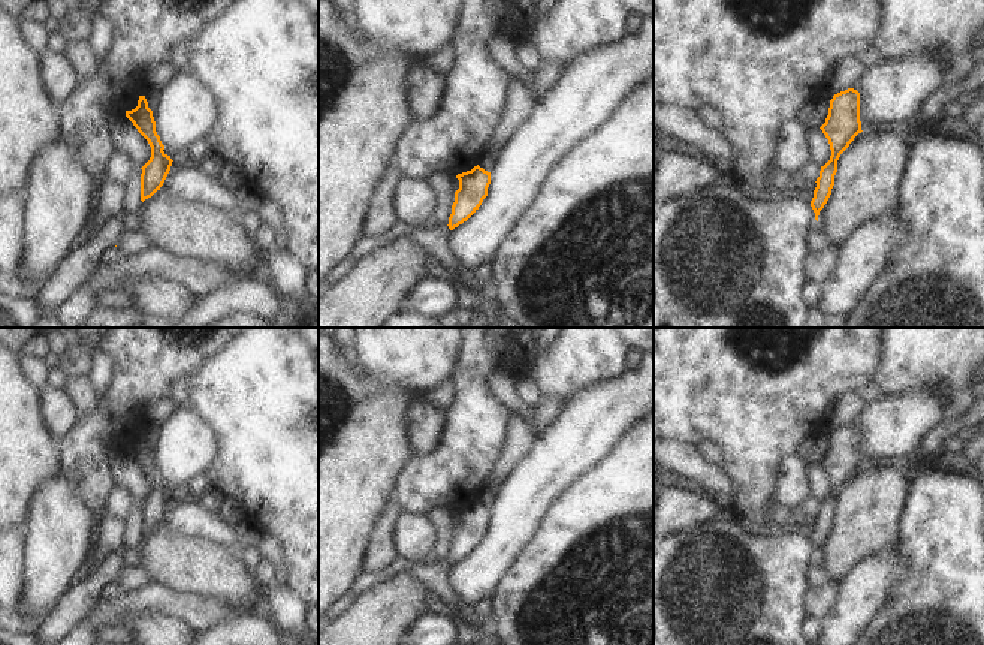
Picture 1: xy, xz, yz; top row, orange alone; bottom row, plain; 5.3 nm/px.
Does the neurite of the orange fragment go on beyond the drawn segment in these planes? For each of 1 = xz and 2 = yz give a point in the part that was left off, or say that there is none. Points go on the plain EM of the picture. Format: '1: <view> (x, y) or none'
1: none
2: none

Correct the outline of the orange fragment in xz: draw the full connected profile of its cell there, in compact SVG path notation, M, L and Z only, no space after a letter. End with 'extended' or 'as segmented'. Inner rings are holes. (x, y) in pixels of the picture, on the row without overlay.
M477 500L471 506L458 509L456 513L459 515L459 524L455 527L455 537L449 552L447 561L450 566L467 557L479 545L488 531L491 507Z; as segmented

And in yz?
M848 424L834 430L830 435L825 458L820 464L828 474L831 491L830 495L821 501L820 512L815 516L817 522L814 525L814 533L811 536L817 557L820 546L831 530L840 489L849 482L854 473L863 467L860 456L860 428L854 424Z; as segmented

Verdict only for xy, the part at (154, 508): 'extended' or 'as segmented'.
as segmented

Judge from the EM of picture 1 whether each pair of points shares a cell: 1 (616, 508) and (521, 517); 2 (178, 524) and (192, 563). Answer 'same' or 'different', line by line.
1: different
2: different

